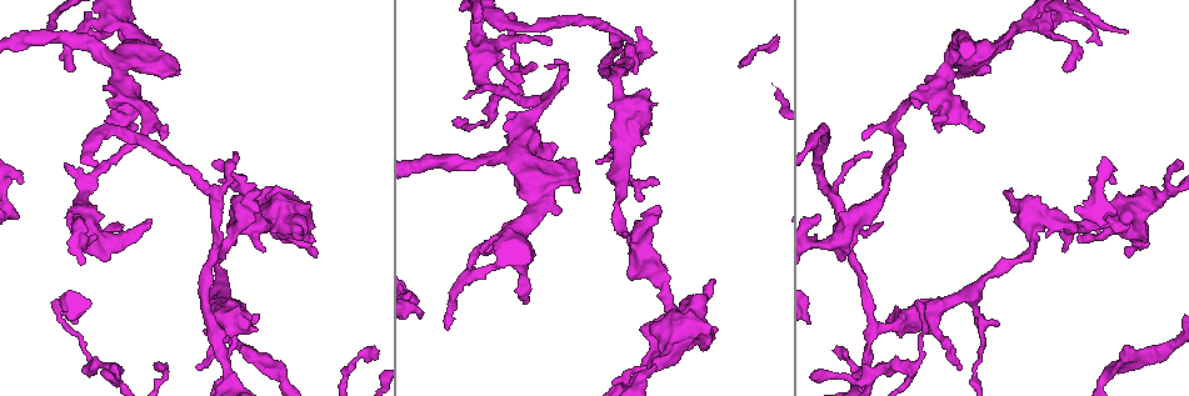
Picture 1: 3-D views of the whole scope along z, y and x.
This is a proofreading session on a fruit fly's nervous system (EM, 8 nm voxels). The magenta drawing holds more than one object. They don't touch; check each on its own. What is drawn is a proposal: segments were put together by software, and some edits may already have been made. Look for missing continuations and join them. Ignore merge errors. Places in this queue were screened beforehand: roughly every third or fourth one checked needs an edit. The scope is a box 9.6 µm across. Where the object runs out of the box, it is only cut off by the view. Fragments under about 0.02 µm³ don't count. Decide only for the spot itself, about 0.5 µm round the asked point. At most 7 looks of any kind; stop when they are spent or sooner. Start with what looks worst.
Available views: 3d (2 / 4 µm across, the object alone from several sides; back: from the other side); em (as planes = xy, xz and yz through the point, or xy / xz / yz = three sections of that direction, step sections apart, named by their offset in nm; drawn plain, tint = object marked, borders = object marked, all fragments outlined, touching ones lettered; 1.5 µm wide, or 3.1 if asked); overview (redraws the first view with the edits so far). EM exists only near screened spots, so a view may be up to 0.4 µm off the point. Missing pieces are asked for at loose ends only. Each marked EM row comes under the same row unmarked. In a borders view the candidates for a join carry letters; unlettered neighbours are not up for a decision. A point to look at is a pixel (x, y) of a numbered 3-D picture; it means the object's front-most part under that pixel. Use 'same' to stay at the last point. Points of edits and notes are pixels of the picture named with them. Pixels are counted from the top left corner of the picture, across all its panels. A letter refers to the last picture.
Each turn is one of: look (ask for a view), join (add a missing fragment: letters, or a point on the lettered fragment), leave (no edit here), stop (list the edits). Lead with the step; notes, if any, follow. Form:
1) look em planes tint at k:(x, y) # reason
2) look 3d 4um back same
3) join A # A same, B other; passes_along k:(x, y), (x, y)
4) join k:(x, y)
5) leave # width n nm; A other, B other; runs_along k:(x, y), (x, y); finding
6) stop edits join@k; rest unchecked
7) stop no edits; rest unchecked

look em planes borders at 1:(642, 329) # free end

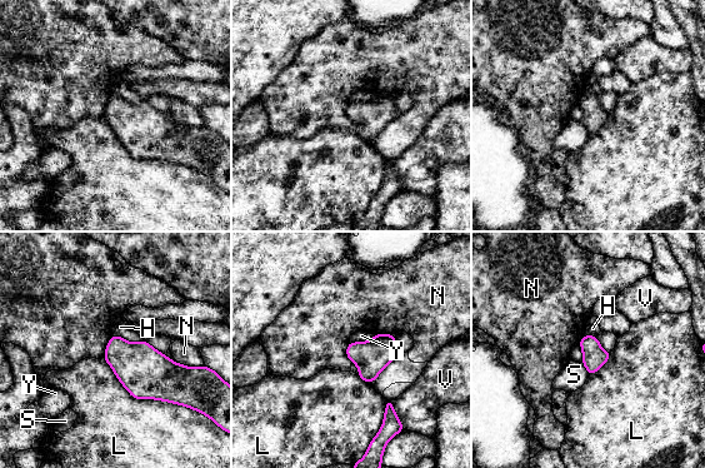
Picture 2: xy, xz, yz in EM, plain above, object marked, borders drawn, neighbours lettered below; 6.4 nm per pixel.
leave # H other, L other, N other, S other, V other, Y other; border 2:(111, 334), (103, 357); none of them fits

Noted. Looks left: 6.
look em yz step 8 borders at 1:(315, 254) # free end

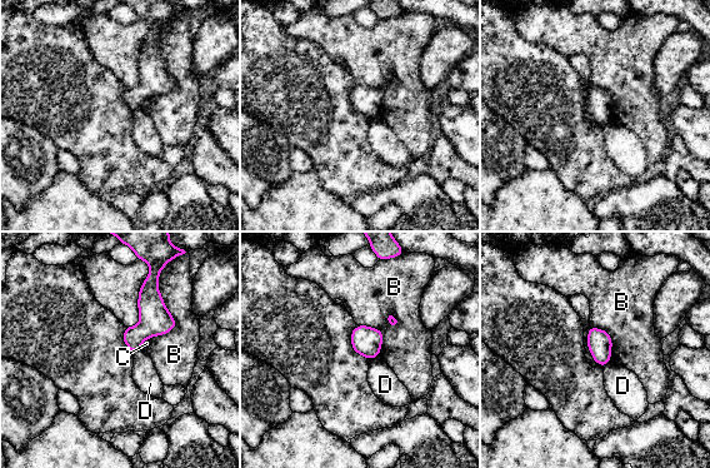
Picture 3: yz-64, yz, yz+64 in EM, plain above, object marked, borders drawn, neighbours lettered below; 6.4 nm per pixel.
look em xy step 8 borders same

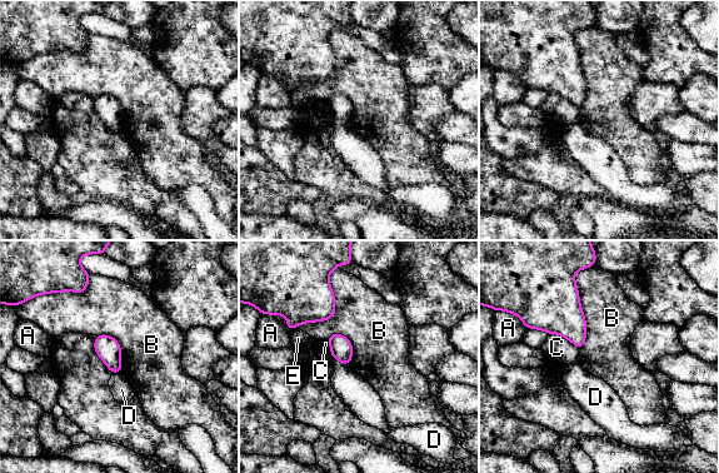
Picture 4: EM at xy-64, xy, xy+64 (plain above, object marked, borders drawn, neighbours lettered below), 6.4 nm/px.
leave # longest_contact B 400 nm; A other, B other, C other, D other, E other; border 4:(329, 280), (334, 314), (291, 329); none of them fits

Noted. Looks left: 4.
look 3d 4um at 1:(456, 120) # branch stops here

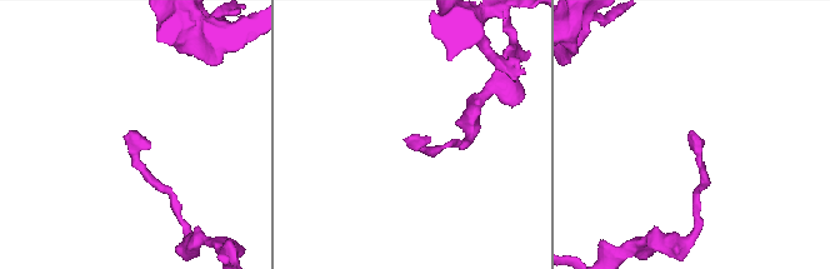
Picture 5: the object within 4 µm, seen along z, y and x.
look em yz step 8 borders at 5:(409, 136) # shape alone is not enough

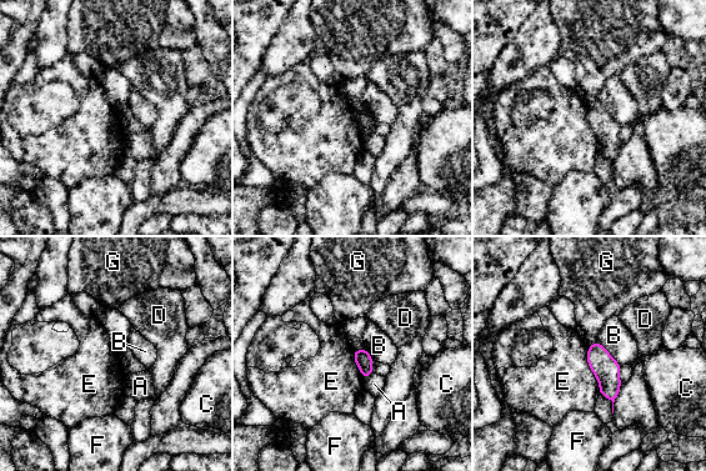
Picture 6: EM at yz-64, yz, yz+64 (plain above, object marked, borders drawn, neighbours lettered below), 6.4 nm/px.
look em planes borders same

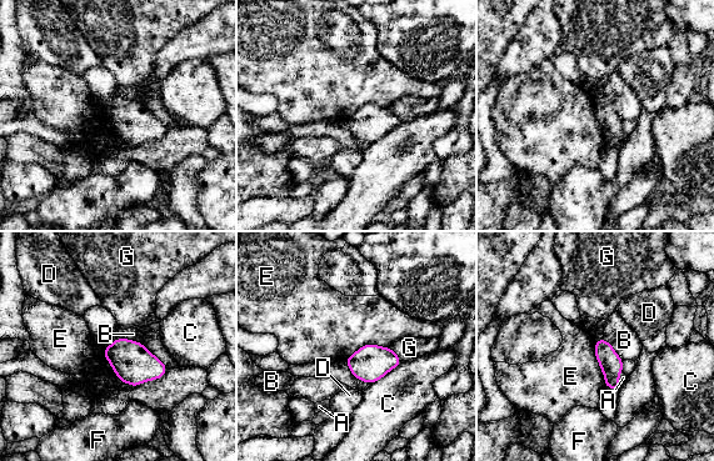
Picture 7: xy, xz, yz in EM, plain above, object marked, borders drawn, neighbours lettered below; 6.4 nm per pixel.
leave # width 140 nm; A other, B other, C other, D other, E other, F other, G other; border 7:(594, 341), (594, 355), (605, 386); none of them fits

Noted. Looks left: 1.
stop no edits; rest unchecked

